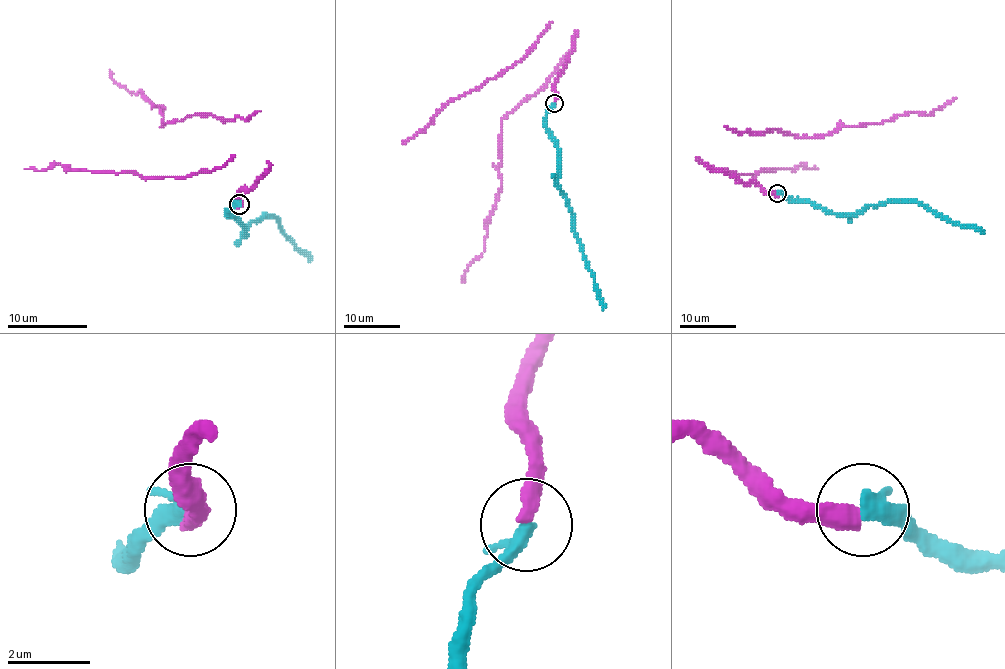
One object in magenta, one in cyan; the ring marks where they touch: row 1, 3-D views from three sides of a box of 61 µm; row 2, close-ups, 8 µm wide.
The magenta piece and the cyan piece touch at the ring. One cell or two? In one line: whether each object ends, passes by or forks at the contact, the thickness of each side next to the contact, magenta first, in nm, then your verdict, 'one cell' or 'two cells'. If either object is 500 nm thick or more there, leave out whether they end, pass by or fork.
magenta ends there; cyan passes by; 440 nm thick on the magenta side, 320 nm on the other; one cell

